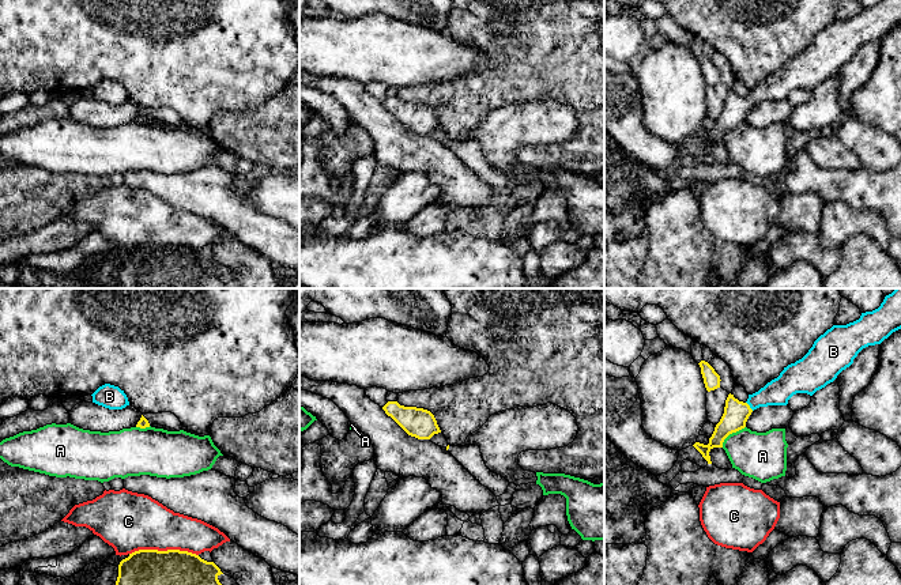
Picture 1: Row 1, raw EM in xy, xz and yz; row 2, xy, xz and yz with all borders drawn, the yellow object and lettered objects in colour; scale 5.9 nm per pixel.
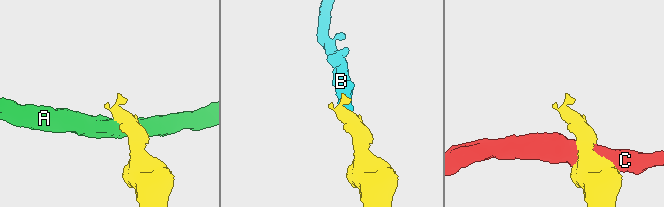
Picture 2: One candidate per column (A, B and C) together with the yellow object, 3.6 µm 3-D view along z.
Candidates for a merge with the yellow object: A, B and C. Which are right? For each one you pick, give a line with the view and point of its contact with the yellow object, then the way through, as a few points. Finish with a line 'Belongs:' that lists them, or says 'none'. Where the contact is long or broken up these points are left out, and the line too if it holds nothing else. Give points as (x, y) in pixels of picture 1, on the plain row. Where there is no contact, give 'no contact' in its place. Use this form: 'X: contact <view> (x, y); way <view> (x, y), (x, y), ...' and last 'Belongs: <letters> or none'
B: contact yz (749, 101); way yz (736, 108), (749, 101), (758, 94), (777, 87)
Belongs: B

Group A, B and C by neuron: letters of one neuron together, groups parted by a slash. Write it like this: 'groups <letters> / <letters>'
groups A / B / C

